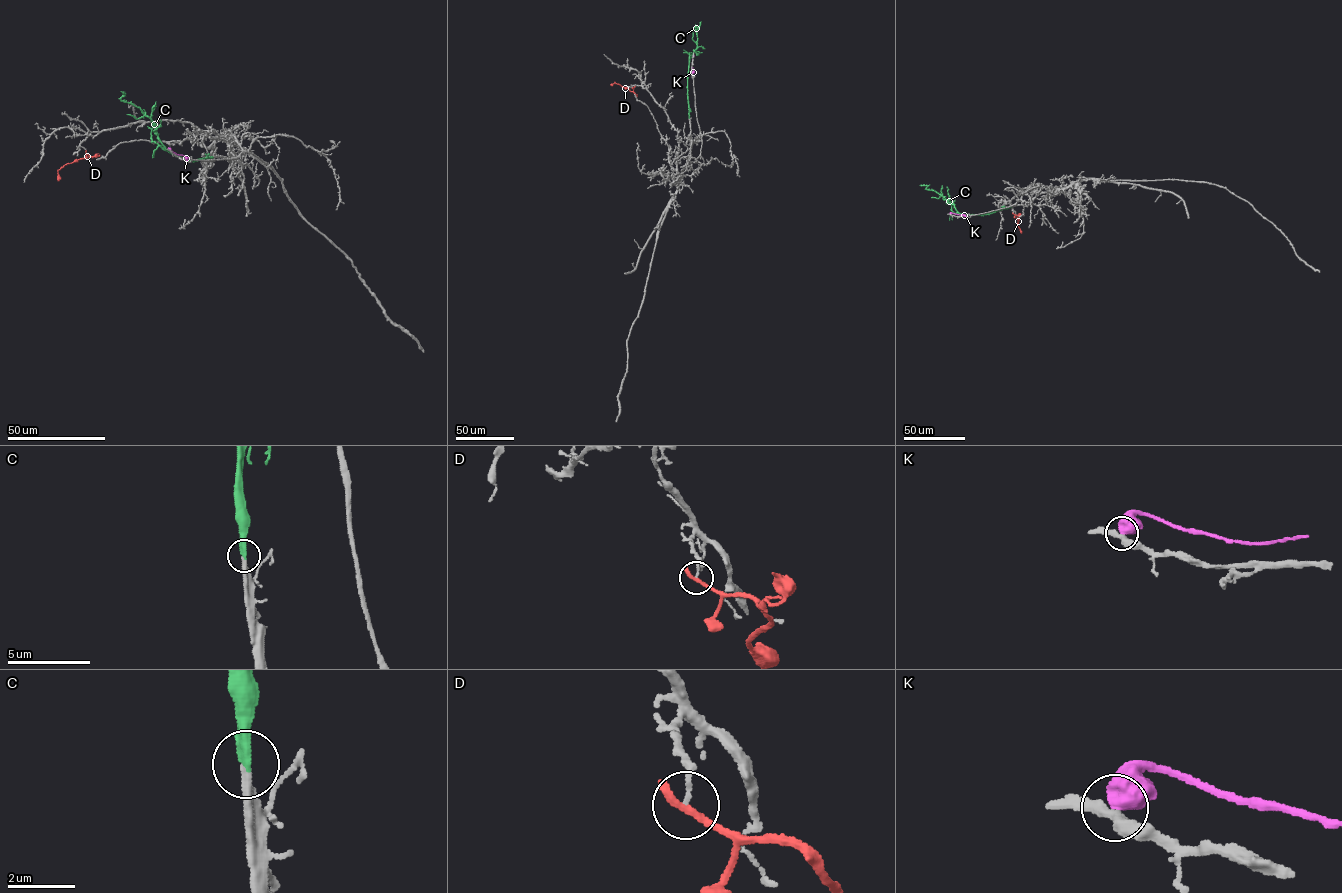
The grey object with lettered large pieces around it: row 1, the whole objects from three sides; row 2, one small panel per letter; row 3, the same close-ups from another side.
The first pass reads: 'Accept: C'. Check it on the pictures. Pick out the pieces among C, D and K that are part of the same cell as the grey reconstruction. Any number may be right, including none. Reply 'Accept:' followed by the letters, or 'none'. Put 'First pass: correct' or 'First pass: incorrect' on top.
First pass: correct
Accept: C

